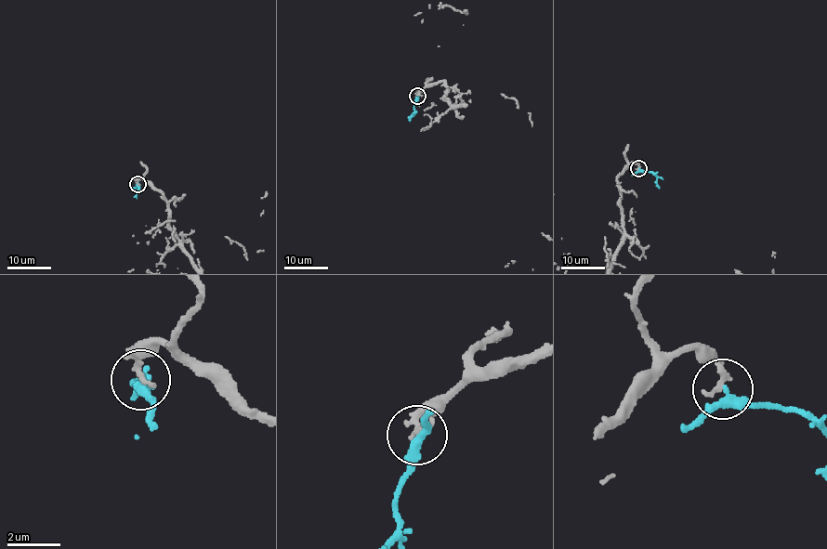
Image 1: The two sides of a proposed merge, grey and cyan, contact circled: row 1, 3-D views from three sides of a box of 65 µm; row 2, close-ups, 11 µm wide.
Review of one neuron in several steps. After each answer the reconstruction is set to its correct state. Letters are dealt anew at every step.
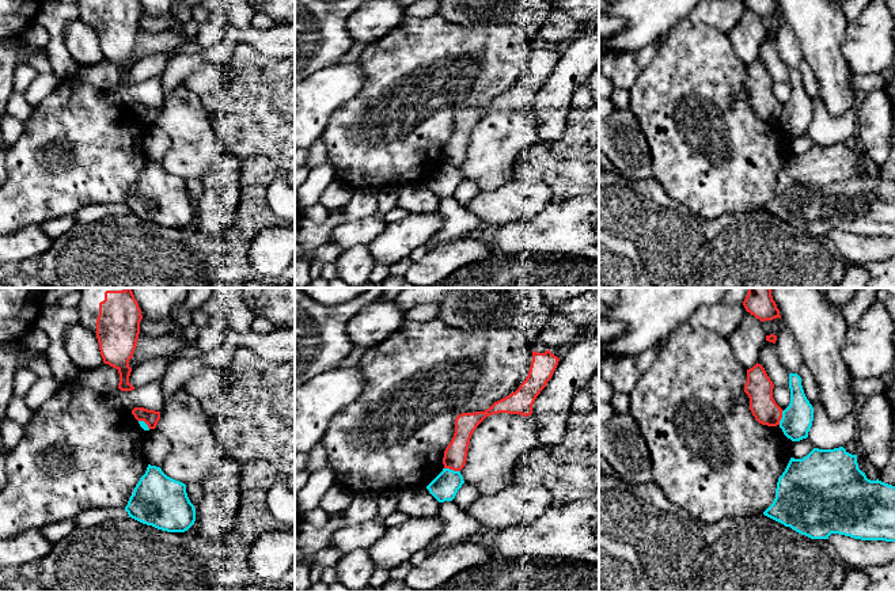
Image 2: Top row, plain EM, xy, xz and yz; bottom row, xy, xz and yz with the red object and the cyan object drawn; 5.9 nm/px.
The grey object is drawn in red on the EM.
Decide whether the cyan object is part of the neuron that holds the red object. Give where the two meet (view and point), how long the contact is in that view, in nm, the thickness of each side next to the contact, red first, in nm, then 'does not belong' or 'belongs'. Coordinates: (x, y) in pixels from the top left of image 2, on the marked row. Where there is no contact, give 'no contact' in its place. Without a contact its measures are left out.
xz (452, 469) | 100 nm | 140/160 nm | does not belong

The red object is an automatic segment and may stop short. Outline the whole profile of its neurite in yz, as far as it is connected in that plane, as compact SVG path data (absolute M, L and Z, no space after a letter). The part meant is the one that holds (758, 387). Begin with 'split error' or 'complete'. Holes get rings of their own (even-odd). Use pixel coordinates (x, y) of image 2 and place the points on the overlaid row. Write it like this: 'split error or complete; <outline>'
complete; M761 364L747 369L744 392L750 398L750 410L755 420L767 426L777 426L782 418L782 409L773 398L774 384Z

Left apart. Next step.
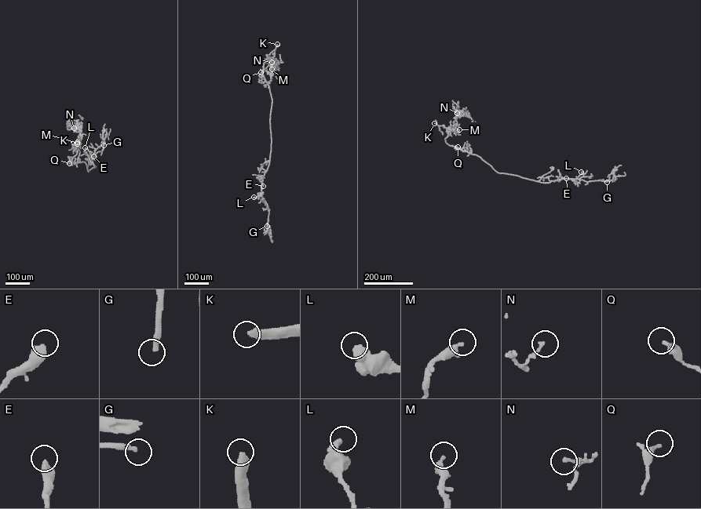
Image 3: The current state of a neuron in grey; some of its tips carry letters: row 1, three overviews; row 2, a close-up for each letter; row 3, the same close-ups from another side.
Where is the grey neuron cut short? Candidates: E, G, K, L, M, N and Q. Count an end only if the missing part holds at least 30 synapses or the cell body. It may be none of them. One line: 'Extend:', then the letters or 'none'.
Extend: G, K

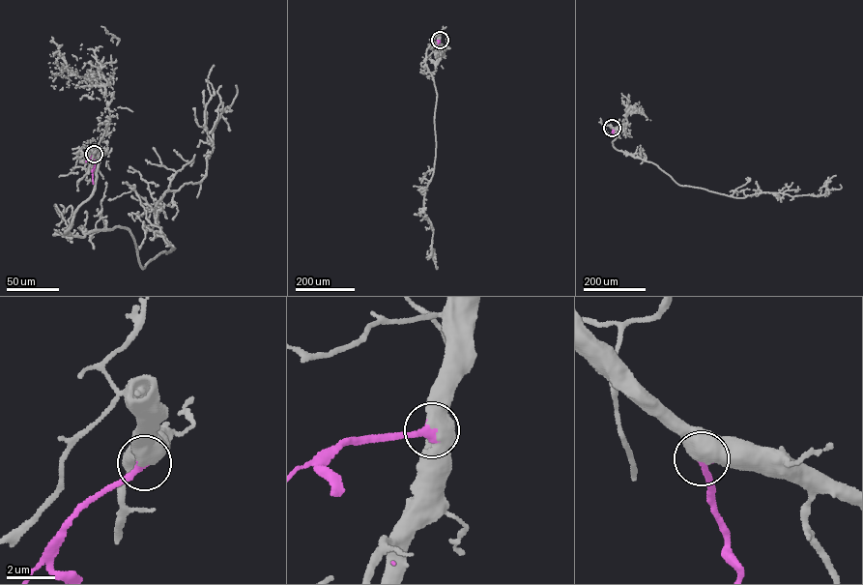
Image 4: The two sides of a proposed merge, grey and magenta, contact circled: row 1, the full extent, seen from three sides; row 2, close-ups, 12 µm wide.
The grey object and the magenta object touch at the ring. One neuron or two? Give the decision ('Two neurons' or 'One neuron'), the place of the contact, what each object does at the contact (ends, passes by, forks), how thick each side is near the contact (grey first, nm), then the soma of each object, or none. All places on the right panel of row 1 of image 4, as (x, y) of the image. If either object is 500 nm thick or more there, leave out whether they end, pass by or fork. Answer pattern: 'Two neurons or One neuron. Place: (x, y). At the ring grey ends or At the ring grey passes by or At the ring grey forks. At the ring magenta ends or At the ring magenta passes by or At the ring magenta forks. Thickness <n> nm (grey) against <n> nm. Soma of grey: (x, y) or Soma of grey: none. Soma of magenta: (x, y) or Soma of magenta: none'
One neuron. Place: (612, 128). Thickness 650 nm (grey) against 400 nm. Soma of grey: none. Soma of magenta: none

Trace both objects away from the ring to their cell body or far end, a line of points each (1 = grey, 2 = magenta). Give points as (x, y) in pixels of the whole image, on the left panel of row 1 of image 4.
1: (94, 154), (95, 190), (65, 232), (126, 227), (143, 268), (174, 248), (155, 208), (206, 175), (236, 85)
2: (94, 154), (90, 158), (95, 162), (93, 184)

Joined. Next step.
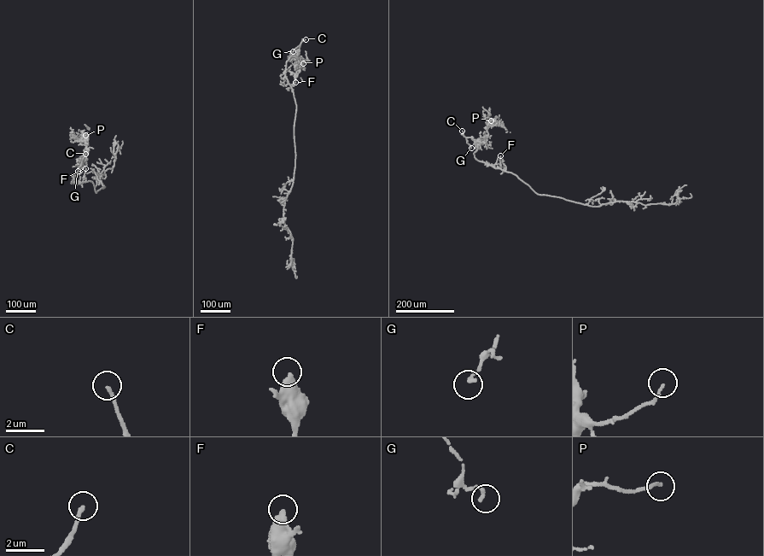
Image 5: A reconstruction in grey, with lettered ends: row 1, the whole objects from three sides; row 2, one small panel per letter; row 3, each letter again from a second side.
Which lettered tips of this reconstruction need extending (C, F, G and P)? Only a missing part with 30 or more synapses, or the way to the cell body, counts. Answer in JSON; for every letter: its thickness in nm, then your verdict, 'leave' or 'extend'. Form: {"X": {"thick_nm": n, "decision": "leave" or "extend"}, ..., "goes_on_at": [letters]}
{"C": {"thick_nm": 180, "decision": "leave"}, "F": {"thick_nm": 440, "decision": "leave"}, "G": {"thick_nm": 180, "decision": "leave"}, "P": {"thick_nm": 130, "decision": "leave"}, "goes_on_at": []}

